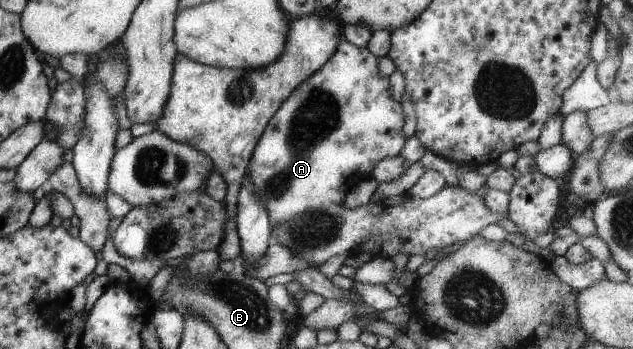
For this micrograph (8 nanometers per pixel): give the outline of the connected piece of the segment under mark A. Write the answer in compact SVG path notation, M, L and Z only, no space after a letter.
M340 38L334 54L280 104L266 123L254 150L246 174L254 196L264 204L270 228L308 210L322 210L326 204L342 204L344 195L361 180L370 178L370 170L384 157L395 157L404 146L401 105L388 92L388 77L378 72L376 58L365 47L356 47Z

